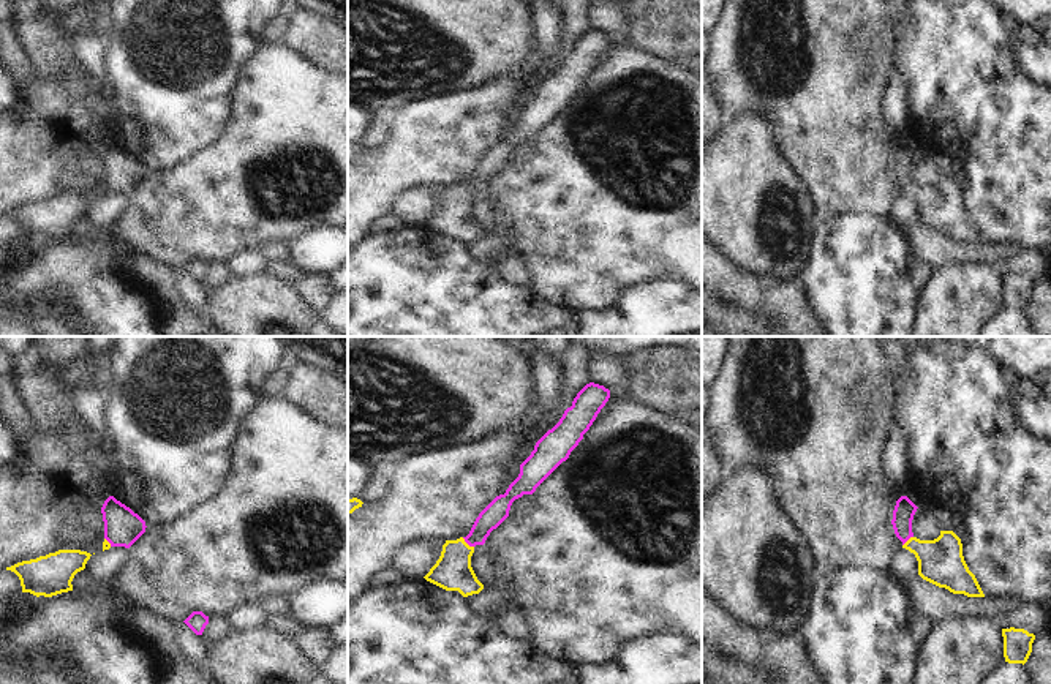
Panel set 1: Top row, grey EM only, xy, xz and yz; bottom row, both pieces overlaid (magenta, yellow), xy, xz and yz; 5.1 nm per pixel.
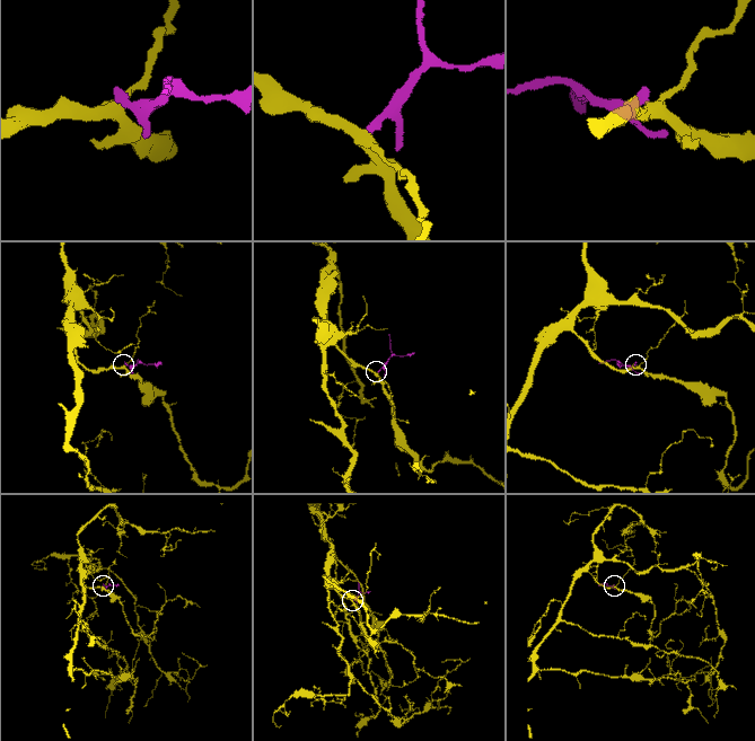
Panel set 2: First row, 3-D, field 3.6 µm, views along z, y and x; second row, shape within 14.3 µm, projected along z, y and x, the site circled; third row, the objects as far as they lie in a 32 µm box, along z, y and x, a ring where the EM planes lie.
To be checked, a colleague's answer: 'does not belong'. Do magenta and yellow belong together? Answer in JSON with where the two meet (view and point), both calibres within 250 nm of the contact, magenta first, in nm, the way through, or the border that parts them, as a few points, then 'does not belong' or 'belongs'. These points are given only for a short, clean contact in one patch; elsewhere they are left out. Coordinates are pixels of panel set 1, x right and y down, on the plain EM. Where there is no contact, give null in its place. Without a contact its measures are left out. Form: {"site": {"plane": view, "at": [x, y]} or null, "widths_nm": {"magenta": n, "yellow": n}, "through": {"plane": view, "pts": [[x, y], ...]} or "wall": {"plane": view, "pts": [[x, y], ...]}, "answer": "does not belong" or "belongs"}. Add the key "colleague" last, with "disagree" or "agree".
{"site": {"plane": "xz", "at": [468, 190]}, "widths_nm": {"magenta": 110, "yellow": 190}, "through": {"plane": "xz", "pts": [[498, 155], [468, 190], [455, 202], [452, 217]]}, "answer": "belongs", "colleague": "disagree"}

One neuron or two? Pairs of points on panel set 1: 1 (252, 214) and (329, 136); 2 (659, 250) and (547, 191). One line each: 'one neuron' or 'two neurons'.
1: one neuron
2: one neuron

